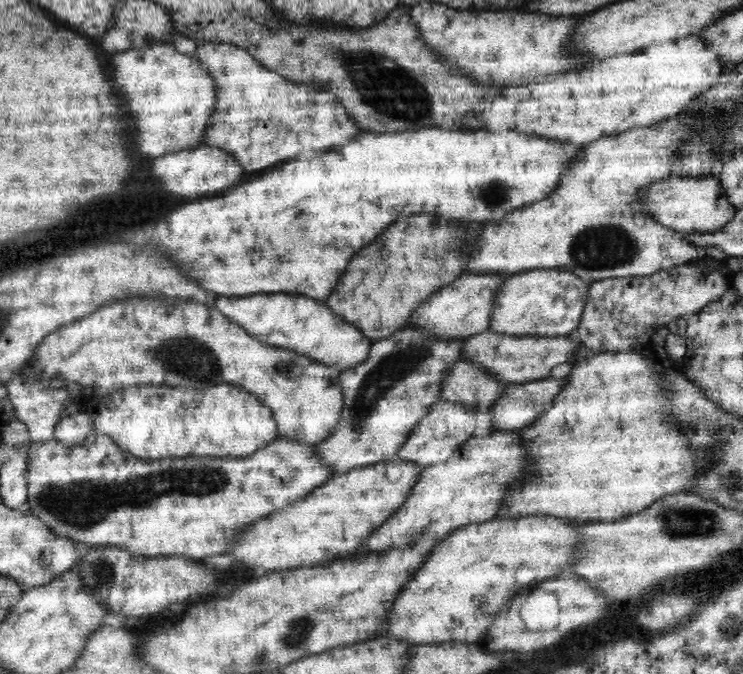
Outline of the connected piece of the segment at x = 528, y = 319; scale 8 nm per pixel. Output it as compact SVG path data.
M532 269L507 277L504 283L498 296L493 298L489 330L503 335L553 337L569 335L572 330L578 328L590 282L562 269Z

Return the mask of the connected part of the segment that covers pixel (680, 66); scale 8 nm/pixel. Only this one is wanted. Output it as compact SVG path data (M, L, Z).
M691 35L668 42L654 44L636 53L614 56L612 58L593 61L592 68L582 70L580 78L576 72L570 72L562 78L548 78L544 84L528 84L518 88L506 88L502 94L488 98L486 104L480 104L478 114L470 118L472 128L486 128L490 132L505 133L508 130L540 134L565 143L588 145L604 136L616 136L636 126L652 126L660 120L678 115L698 94L714 88L714 84L722 76L722 62L714 47L710 47L704 39Z

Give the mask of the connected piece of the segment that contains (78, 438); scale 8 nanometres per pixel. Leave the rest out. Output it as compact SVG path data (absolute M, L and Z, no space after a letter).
M80 410L58 421L53 438L62 446L74 446L82 444L93 429L93 414Z

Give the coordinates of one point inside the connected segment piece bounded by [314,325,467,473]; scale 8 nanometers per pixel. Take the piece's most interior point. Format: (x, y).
(384, 399)

